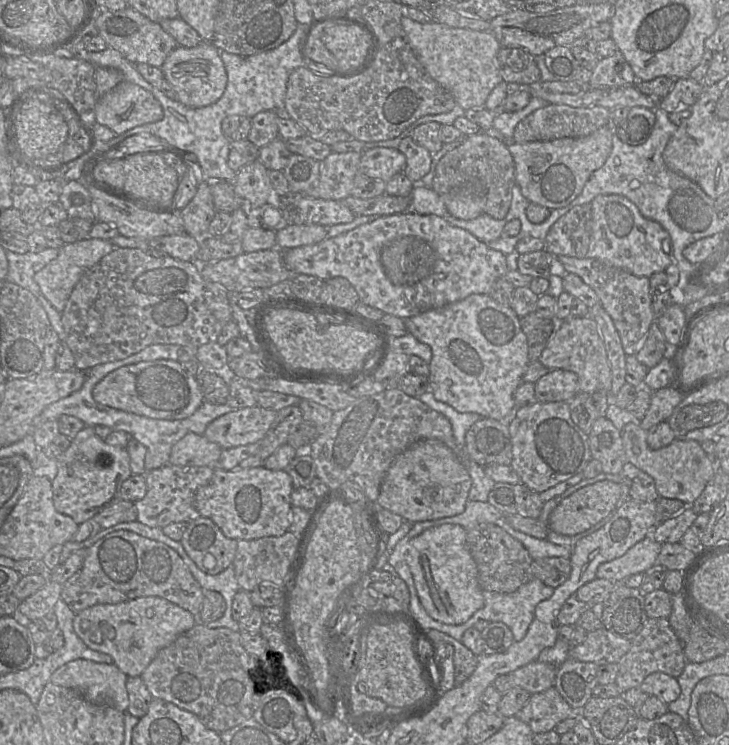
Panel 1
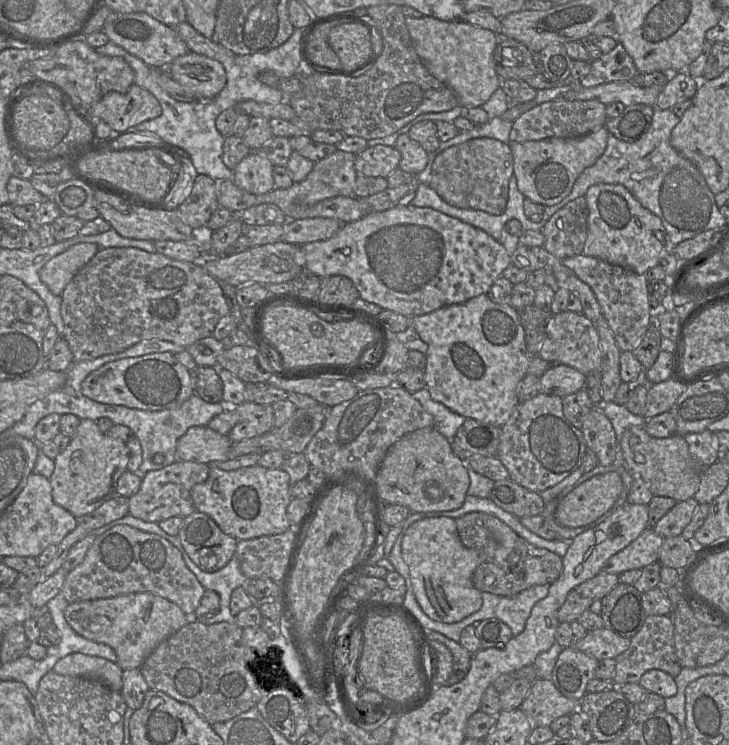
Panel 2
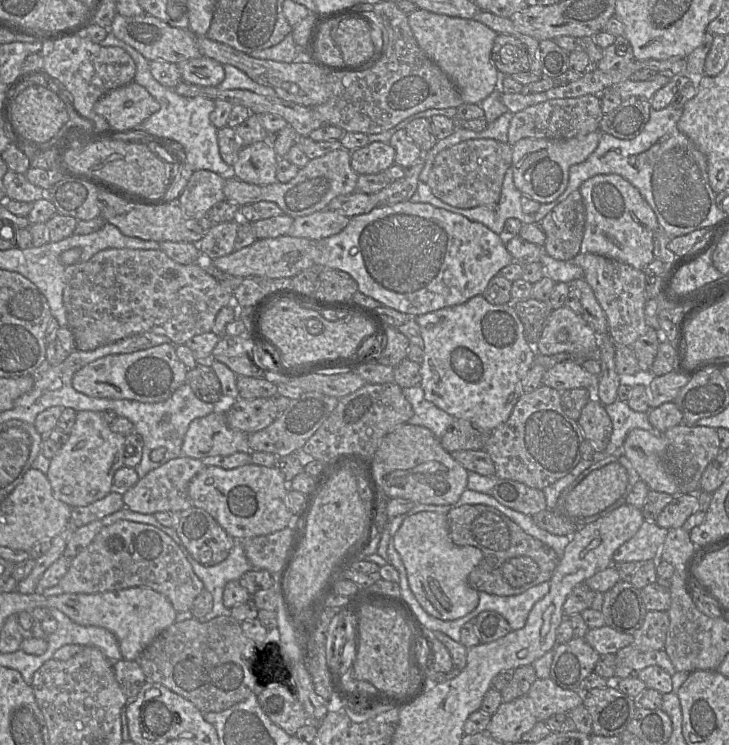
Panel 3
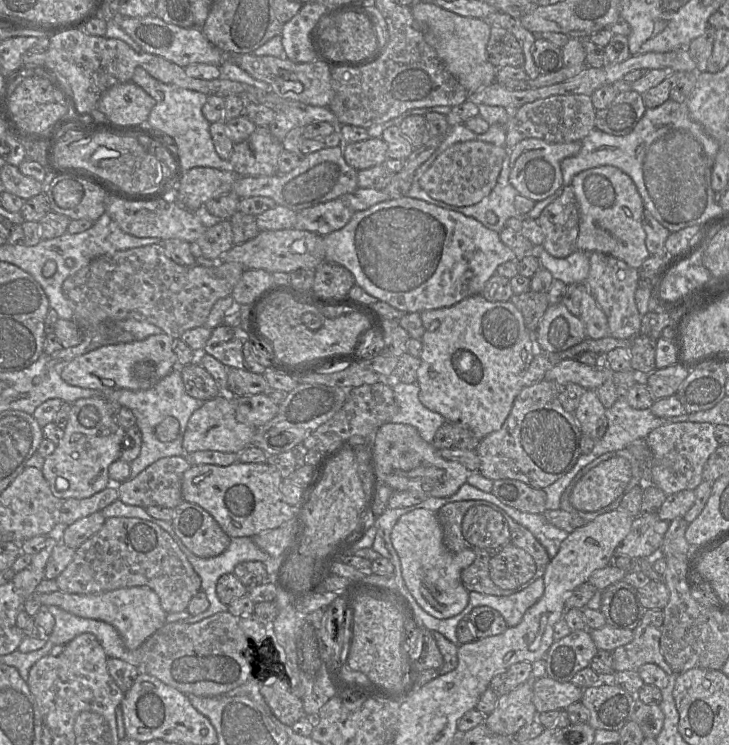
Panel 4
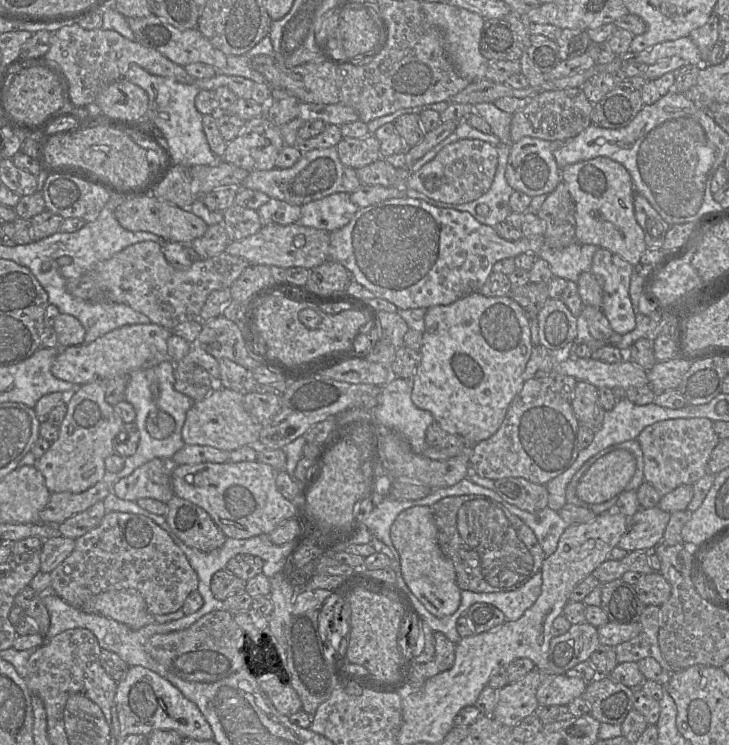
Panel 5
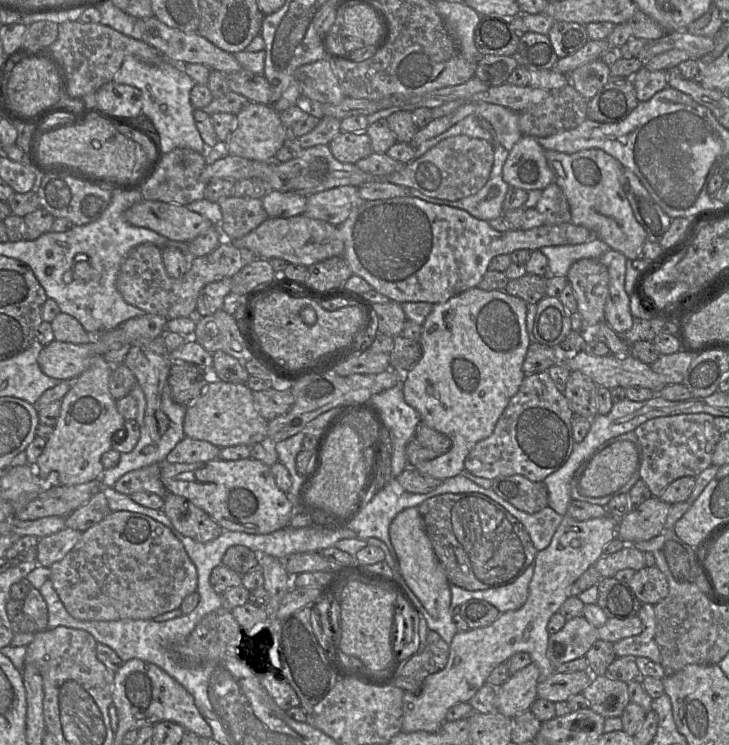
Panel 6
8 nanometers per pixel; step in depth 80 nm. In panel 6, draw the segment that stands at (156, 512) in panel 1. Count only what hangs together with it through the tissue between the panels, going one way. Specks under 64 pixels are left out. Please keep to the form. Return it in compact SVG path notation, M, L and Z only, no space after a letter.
M154 463L124 474L114 484L114 489L130 496L135 492L150 492L165 498L167 489L161 481L161 463Z

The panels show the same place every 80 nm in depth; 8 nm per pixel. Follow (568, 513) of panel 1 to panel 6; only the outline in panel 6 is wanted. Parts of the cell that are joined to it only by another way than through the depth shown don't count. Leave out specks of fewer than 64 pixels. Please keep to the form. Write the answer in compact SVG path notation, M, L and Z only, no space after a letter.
M616 441L597 453L579 482L581 494L599 498L615 495L639 469L640 451L630 441Z

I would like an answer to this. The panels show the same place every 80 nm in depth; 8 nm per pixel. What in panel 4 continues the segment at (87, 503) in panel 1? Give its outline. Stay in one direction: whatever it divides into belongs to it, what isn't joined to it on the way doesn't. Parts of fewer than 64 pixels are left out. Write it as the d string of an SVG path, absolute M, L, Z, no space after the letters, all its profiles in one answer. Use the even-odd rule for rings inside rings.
M101 396L78 399L71 405L71 411L64 436L55 451L45 458L41 469L50 485L51 492L60 499L85 499L108 487L109 466L120 459L125 430L116 422L107 409L107 402ZM65 478L69 488L61 491L56 487L56 479Z

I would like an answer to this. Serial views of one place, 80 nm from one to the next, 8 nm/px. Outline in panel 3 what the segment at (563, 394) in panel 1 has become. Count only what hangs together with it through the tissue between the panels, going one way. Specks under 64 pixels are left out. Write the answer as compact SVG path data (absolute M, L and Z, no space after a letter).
M563 361L546 370L542 384L558 392L575 388L584 388L594 392L598 378L586 371L579 362Z

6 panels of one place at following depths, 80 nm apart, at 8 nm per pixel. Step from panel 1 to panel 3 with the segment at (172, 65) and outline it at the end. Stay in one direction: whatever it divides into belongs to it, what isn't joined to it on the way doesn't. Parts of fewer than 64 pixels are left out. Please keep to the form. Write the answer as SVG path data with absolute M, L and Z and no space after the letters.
M201 56L177 64L184 82L200 86L219 86L224 80L223 65L219 62Z

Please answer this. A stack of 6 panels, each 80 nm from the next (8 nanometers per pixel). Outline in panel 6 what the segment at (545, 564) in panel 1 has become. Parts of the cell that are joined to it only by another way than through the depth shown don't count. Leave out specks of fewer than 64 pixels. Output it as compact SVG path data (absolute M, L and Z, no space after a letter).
M482 493L441 494L423 501L417 507L450 584L470 591L500 587L515 581L528 566L534 564L538 551L522 523L502 505Z

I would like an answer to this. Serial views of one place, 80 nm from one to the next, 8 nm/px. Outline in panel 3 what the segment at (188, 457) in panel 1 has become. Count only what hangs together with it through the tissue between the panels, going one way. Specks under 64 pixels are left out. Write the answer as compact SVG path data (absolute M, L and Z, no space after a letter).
M226 403L189 425L182 444L182 455L194 459L229 456L247 450L248 434L232 429L226 422Z

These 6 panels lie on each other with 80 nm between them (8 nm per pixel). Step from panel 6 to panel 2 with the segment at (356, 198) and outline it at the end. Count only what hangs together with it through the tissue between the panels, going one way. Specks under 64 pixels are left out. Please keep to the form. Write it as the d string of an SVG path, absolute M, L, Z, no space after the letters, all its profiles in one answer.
M309 217L288 220L283 240L295 245L322 241L331 238L342 227L342 222L334 218Z

